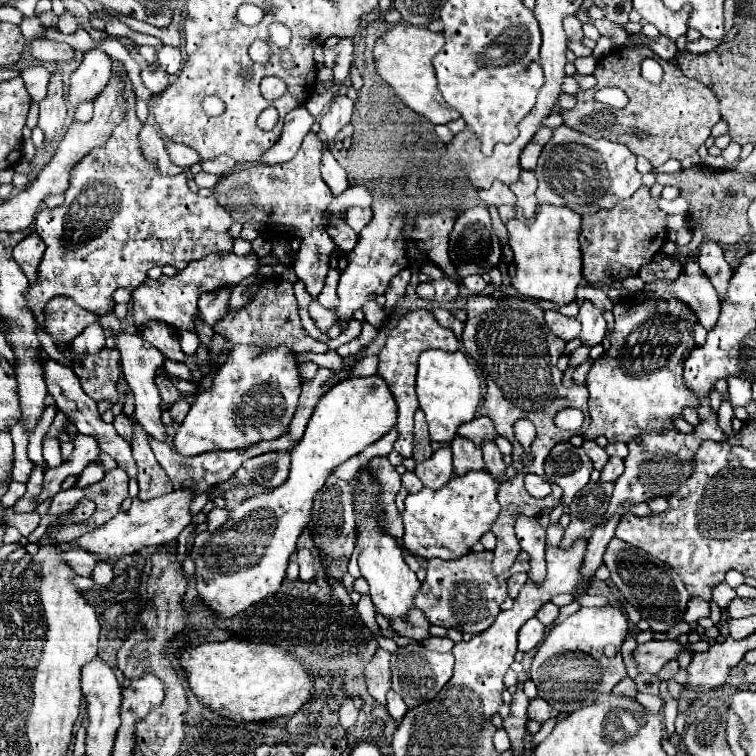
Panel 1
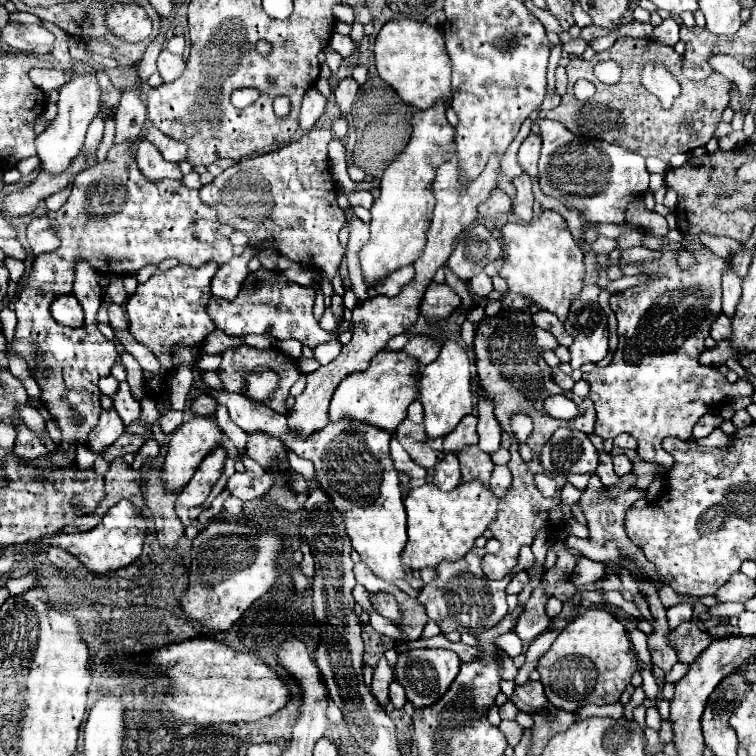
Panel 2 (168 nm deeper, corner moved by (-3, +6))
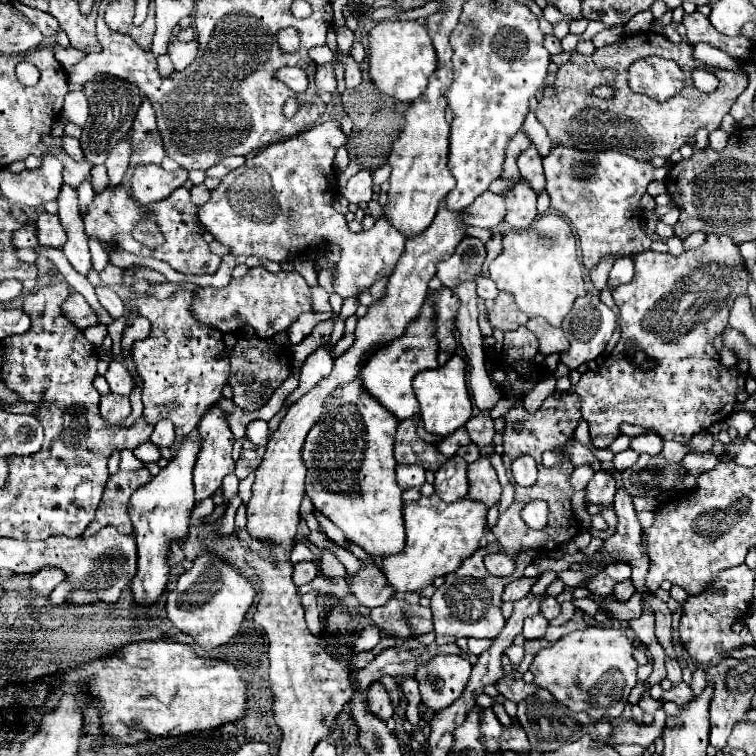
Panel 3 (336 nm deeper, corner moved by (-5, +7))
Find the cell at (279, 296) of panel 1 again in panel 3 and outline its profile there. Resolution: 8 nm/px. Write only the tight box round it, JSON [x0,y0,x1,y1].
[190,267,310,339]

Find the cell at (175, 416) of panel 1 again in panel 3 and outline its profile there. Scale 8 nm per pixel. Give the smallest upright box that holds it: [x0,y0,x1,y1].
[150,419,176,447]

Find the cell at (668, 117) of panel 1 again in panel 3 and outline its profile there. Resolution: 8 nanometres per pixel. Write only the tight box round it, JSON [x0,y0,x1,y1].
[536,31,748,161]

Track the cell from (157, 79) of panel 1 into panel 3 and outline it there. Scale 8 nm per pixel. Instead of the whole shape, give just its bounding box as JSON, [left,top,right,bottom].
[168,39,198,71]

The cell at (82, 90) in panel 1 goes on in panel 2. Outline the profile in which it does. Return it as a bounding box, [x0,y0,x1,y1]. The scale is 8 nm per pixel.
[36,74,100,174]

